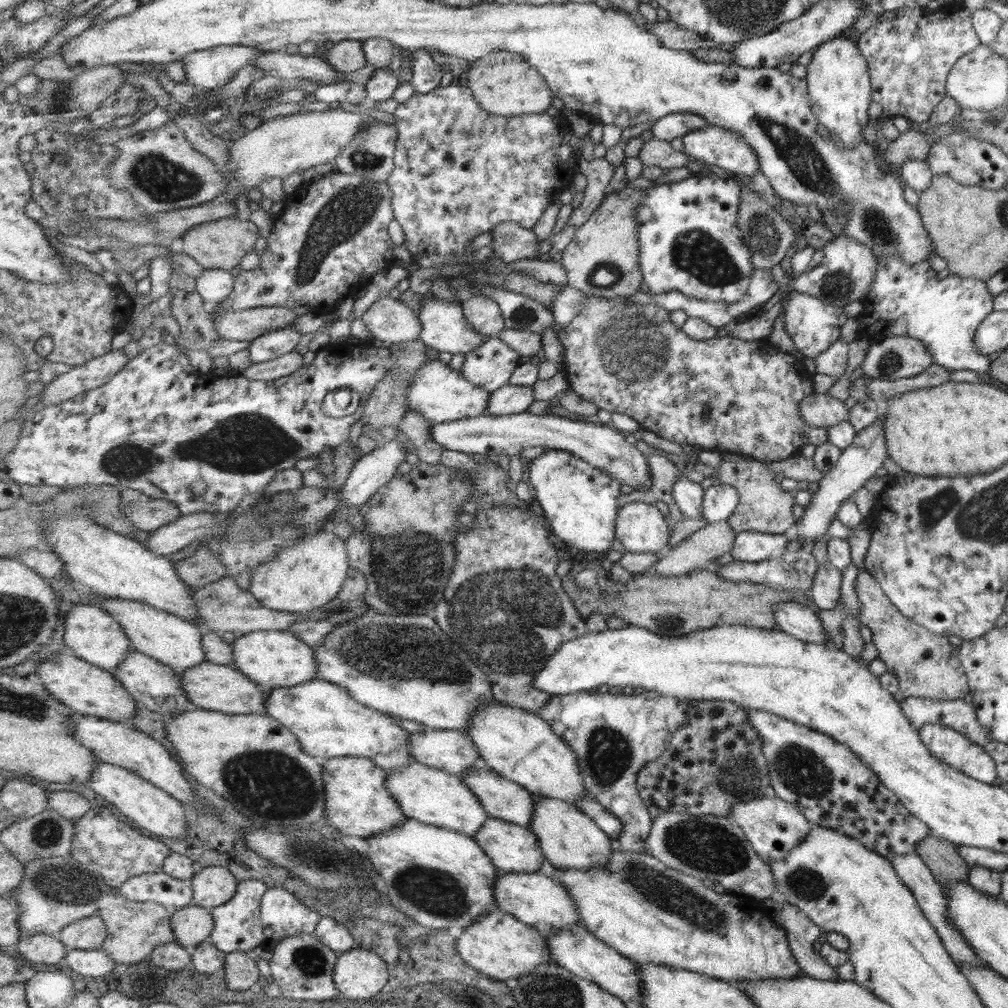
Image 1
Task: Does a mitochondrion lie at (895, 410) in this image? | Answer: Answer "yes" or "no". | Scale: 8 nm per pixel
no

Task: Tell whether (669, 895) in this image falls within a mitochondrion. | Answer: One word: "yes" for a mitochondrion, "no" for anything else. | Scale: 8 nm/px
yes

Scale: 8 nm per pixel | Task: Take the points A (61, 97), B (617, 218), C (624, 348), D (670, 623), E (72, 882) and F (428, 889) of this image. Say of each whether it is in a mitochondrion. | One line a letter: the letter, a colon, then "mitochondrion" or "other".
A: mitochondrion
B: other
C: mitochondrion
D: mitochondrion
E: mitochondrion
F: mitochondrion

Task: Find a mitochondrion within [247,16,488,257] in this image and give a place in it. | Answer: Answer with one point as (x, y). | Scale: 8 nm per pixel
(363, 157)

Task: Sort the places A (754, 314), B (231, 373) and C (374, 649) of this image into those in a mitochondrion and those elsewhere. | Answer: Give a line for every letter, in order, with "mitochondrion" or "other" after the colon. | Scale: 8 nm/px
A: other
B: other
C: mitochondrion

